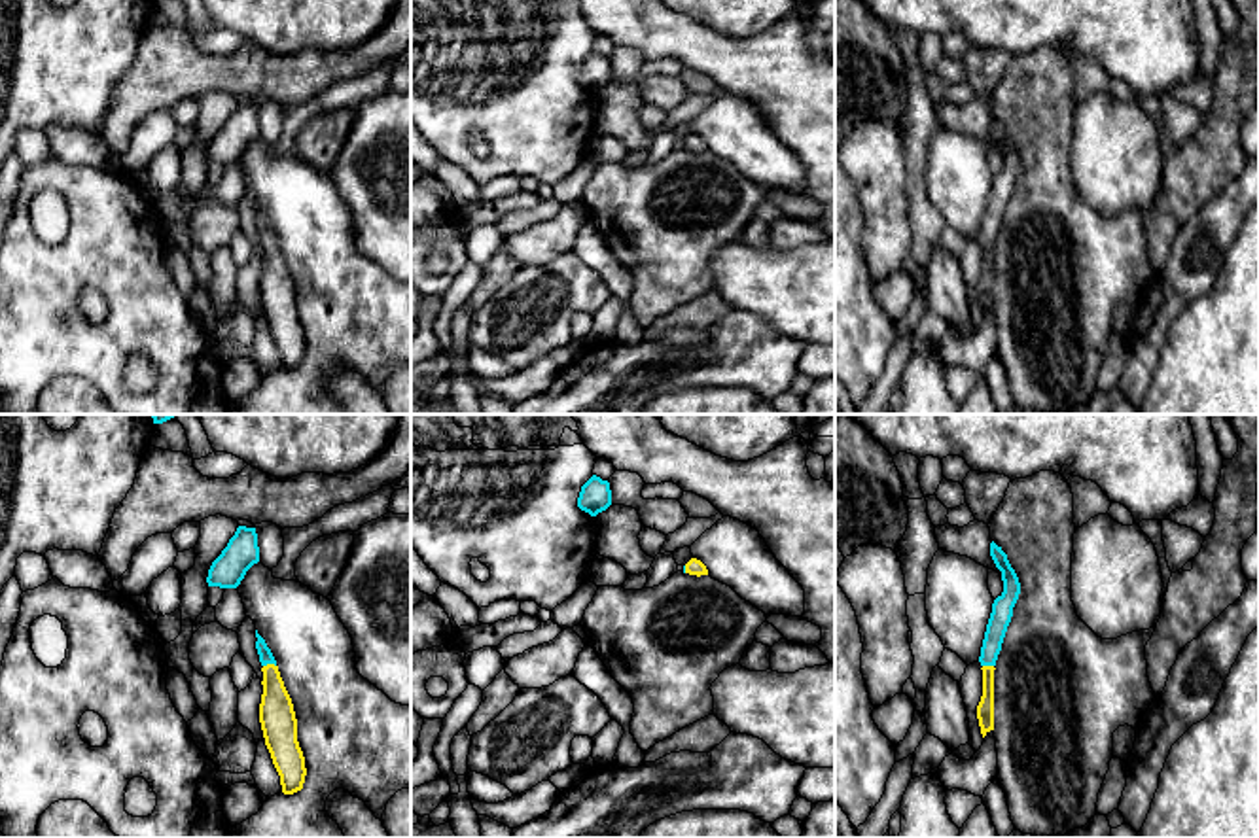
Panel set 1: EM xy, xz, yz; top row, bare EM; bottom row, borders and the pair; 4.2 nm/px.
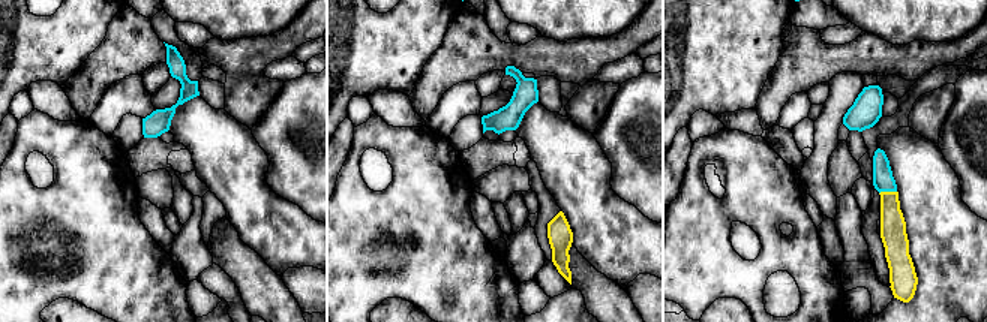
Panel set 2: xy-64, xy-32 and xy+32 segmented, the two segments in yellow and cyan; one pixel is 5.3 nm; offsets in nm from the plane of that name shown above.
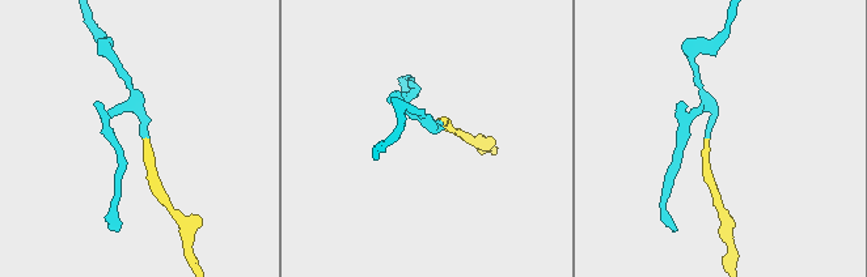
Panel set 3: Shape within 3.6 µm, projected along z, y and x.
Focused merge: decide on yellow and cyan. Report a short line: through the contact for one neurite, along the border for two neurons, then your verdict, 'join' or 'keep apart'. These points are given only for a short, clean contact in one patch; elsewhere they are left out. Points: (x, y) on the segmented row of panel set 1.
join

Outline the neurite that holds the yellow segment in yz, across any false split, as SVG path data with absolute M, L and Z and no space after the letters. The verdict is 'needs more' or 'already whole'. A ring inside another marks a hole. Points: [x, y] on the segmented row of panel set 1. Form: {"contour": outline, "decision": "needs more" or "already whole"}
{"contour": "M994 541L990 543L990 556L996 567L1002 571L1003 592L994 600L992 613L986 624L983 647L981 647L981 670L983 670L983 696L977 706L977 719L983 738L994 730L994 666L1002 651L1002 643L1007 626L1013 617L1013 607L1020 594L1020 583L1011 567L1007 554Z", "decision": "needs more"}

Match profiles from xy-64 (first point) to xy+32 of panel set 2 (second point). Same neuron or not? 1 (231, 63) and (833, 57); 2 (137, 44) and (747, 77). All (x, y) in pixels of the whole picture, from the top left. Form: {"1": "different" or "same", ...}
{"1": "same", "2": "different"}

